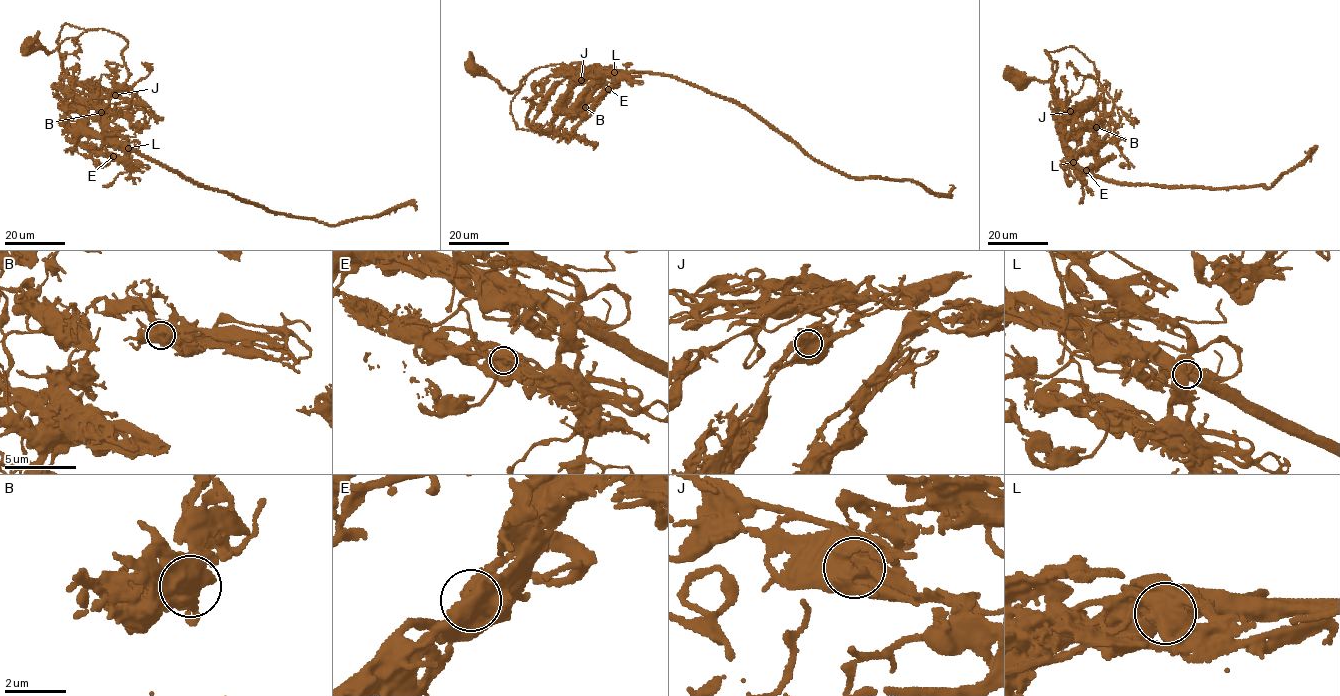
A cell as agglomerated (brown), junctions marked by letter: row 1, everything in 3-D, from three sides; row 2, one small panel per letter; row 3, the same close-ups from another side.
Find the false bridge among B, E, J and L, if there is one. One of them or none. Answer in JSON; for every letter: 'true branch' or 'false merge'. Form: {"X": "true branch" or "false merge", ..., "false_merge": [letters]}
{"B": "true branch", "E": "true branch", "J": "true branch", "L": "false merge", "false_merge": ["L"]}

